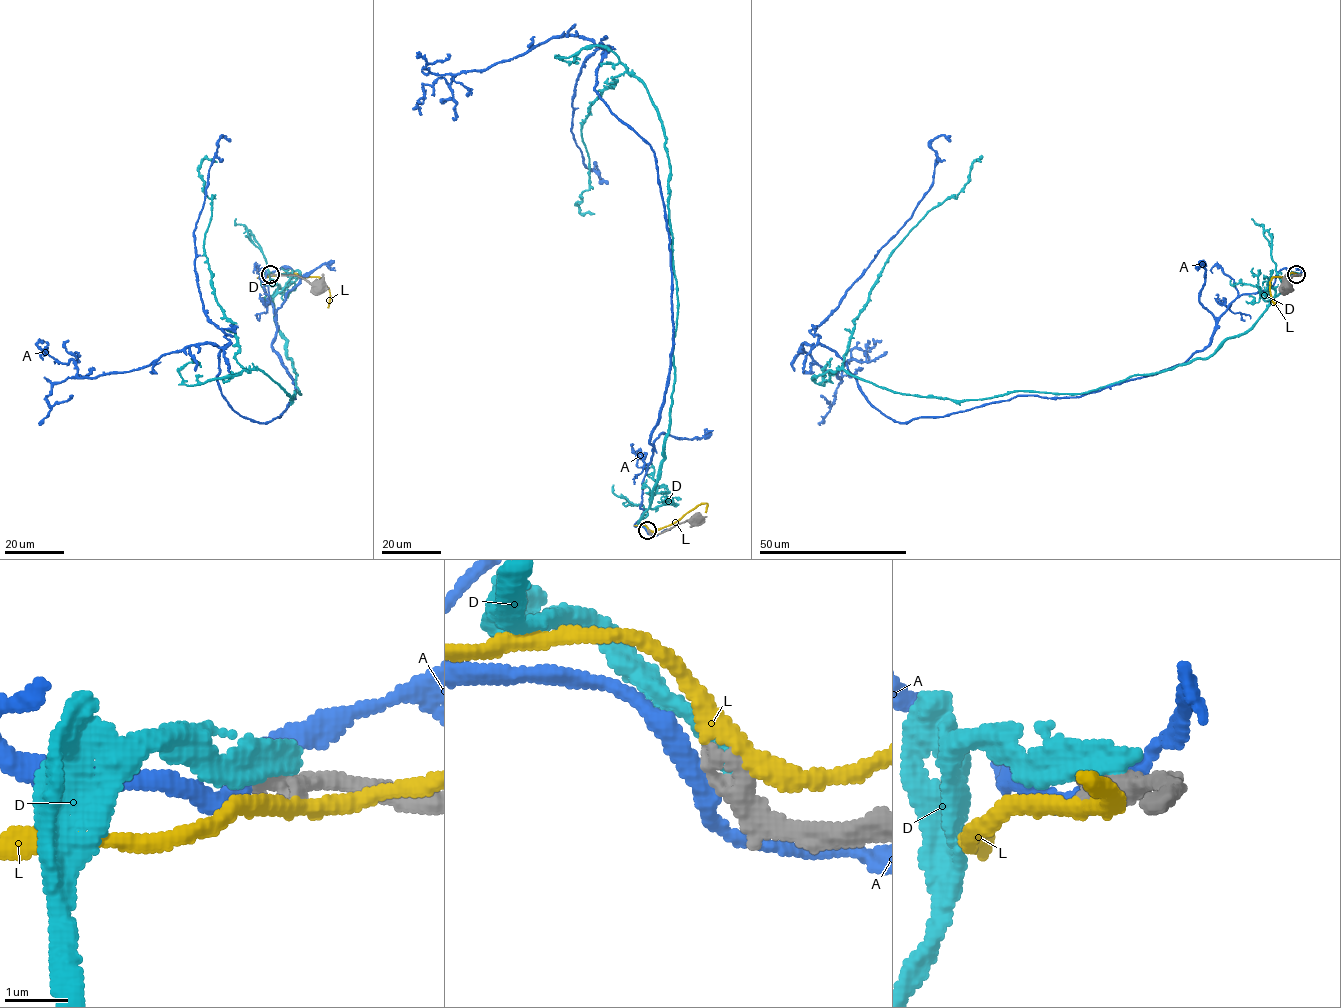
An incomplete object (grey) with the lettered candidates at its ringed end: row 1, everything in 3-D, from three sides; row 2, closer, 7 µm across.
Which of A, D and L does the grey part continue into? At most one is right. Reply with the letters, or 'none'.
none

